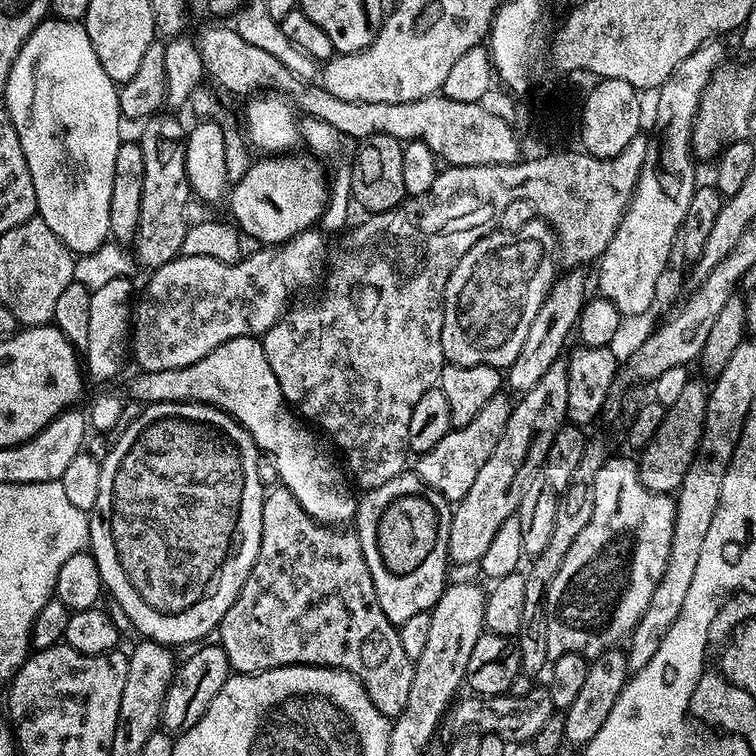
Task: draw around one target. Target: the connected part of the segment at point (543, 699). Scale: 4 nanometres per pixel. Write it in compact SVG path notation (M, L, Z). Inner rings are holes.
M534 686L521 696L505 694L481 699L475 694L468 694L465 700L460 698L453 703L450 709L450 720L452 716L453 726L460 728L456 730L475 730L480 734L493 732L509 745L514 745L535 741L538 730L542 730L542 726L546 726L546 722L553 714L554 709L548 688L546 686Z

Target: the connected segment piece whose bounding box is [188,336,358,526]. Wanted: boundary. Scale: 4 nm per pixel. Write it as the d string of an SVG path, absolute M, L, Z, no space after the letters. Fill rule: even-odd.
M239 336L210 350L206 358L194 365L195 372L196 376L188 380L189 386L196 388L195 399L220 408L252 435L256 447L274 462L280 484L298 498L302 510L306 510L310 518L319 524L344 526L347 520L349 523L355 517L358 500L348 489L350 480L345 469L336 465L333 449L286 407L278 378L274 378L274 370L270 370L270 362L266 362L266 350L257 337Z

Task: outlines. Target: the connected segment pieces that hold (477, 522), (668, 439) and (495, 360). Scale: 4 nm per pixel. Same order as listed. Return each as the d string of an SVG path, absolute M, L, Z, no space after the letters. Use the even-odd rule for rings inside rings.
M561 358L554 362L554 366L550 366L550 370L546 370L546 374L542 374L542 378L538 378L538 382L534 382L534 386L530 386L530 390L523 392L519 399L513 403L512 413L506 422L506 430L502 430L502 438L498 438L498 446L494 446L494 454L490 454L490 458L486 458L486 466L482 466L482 470L478 470L478 478L474 478L470 490L466 490L464 497L455 501L450 522L450 538L448 539L448 559L453 565L479 565L482 554L486 554L494 534L498 534L498 526L502 526L502 522L506 522L506 518L516 515L526 487L524 475L528 472L527 460L528 455L532 452L532 439L535 436L540 436L539 451L541 453L548 452L550 442L554 442L554 434L558 434L560 427L568 420L570 390L566 387L567 381L568 361Z
M688 379L678 402L665 407L662 426L658 426L658 434L654 434L654 438L650 438L650 442L639 453L640 481L642 486L646 486L646 490L675 493L682 478L686 478L686 470L690 470L690 462L694 462L694 454L702 438L709 389L709 385L703 379L700 380Z
M537 218L522 230L493 230L483 236L454 266L444 287L442 350L450 364L494 366L506 370L518 358L538 306L558 275L556 234Z

